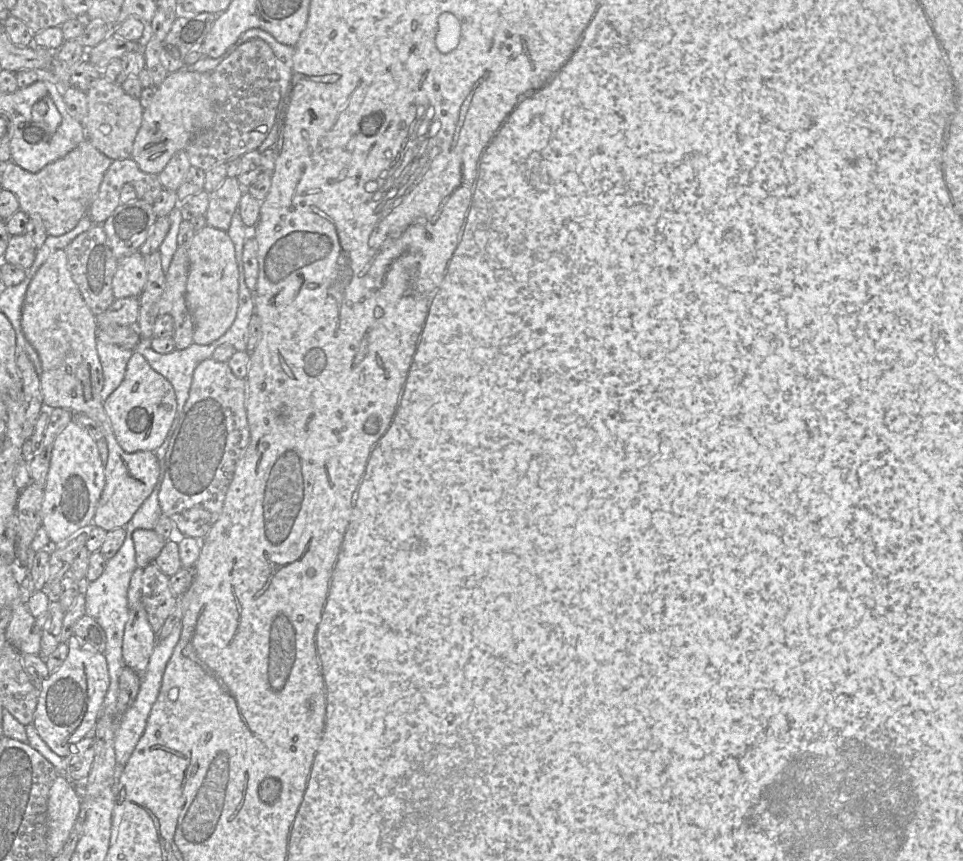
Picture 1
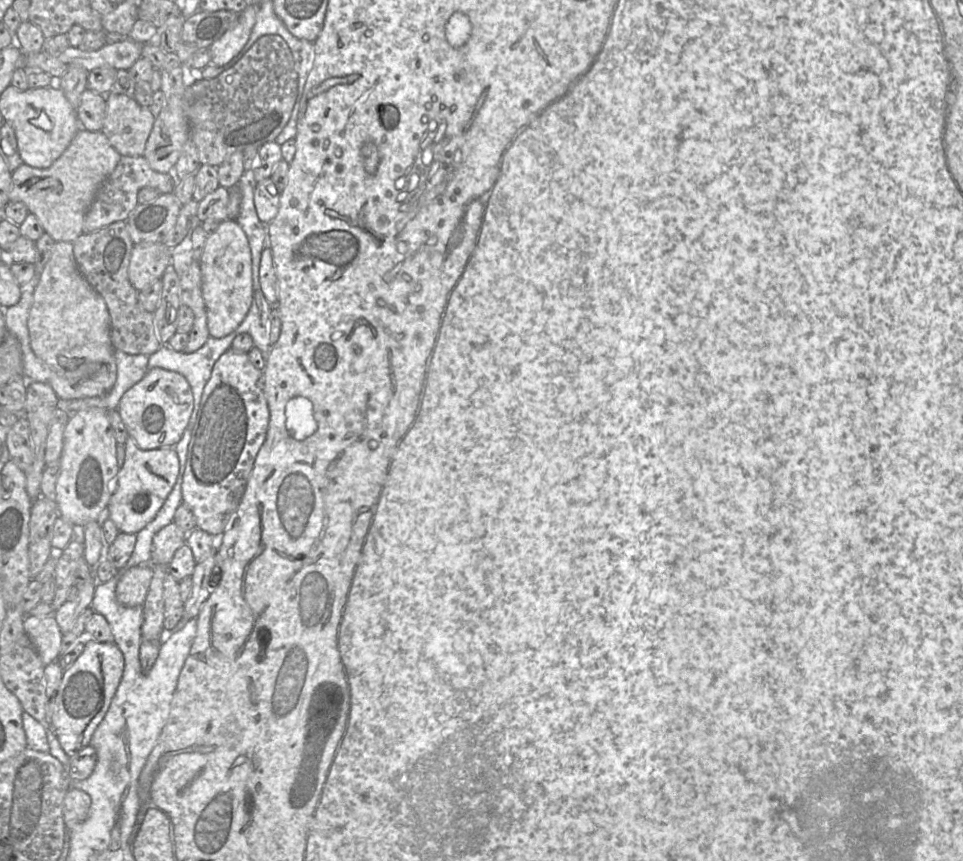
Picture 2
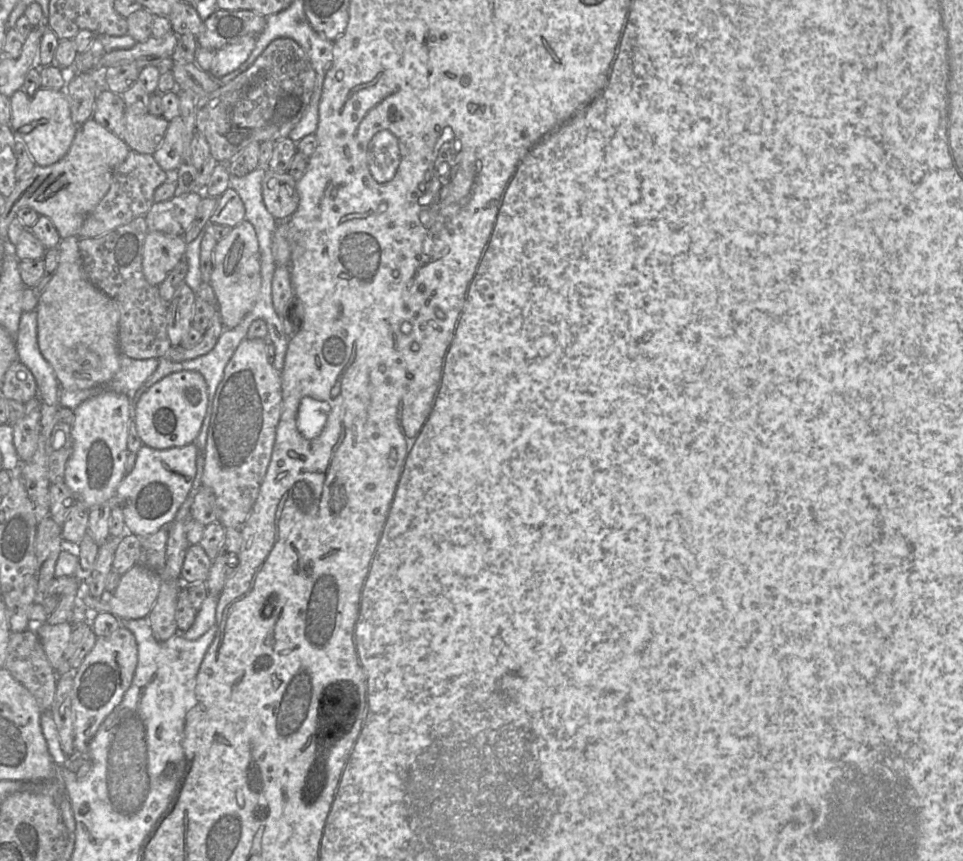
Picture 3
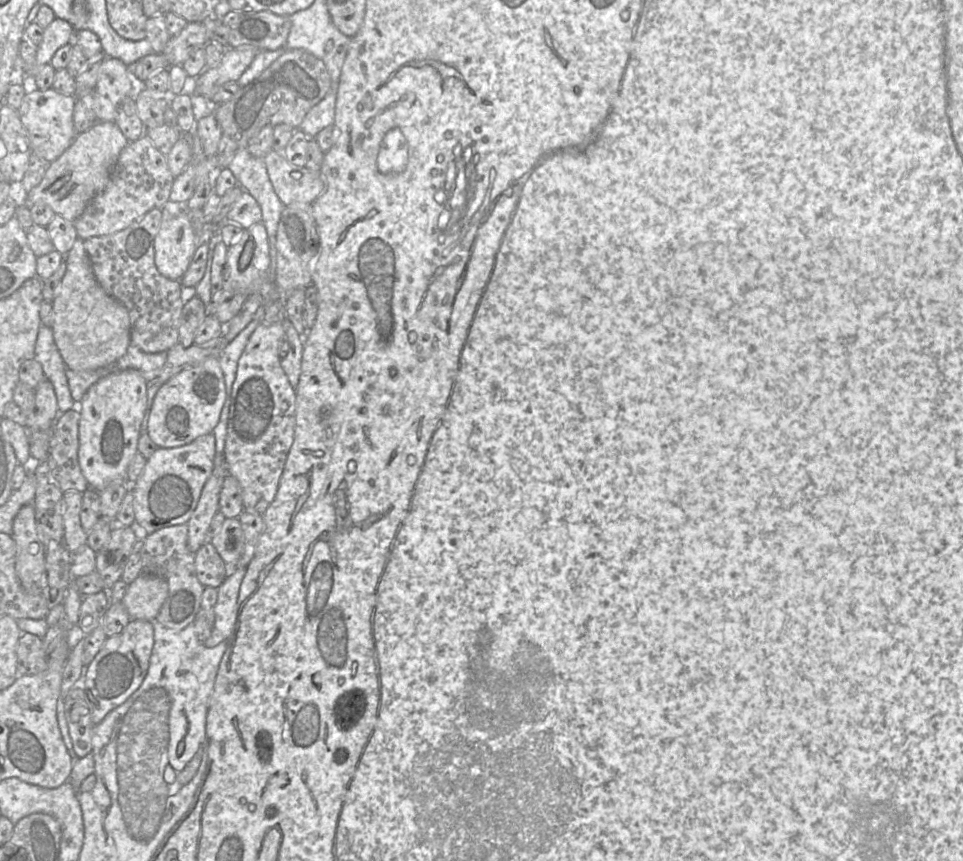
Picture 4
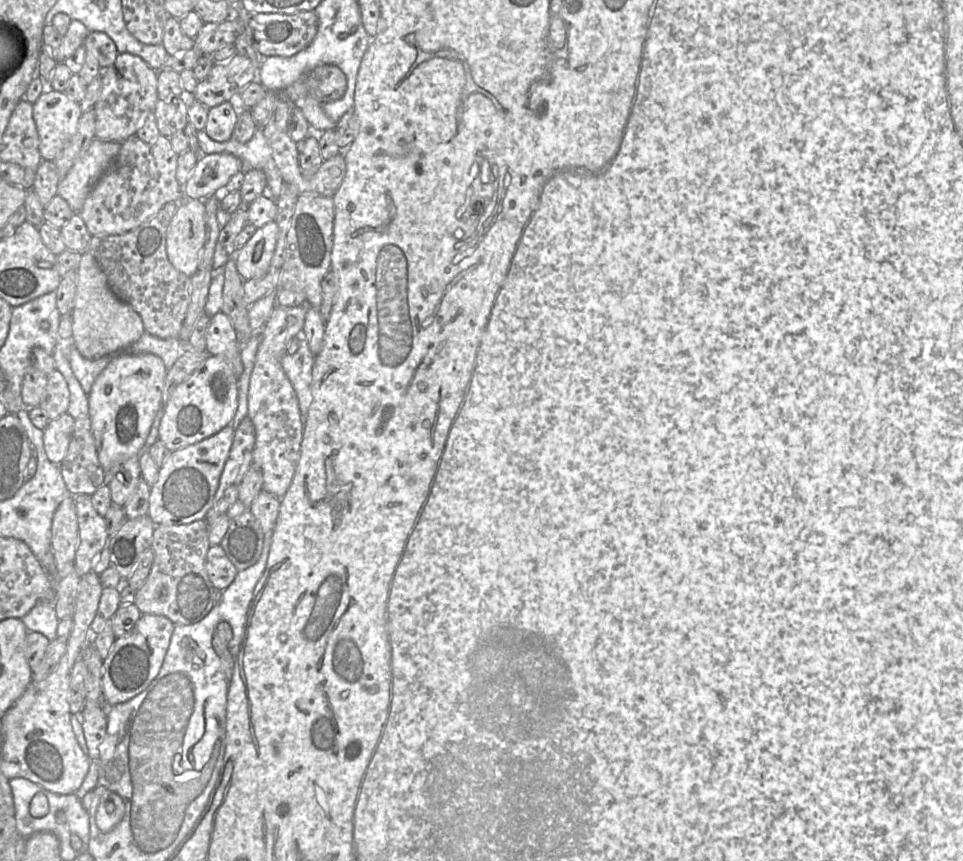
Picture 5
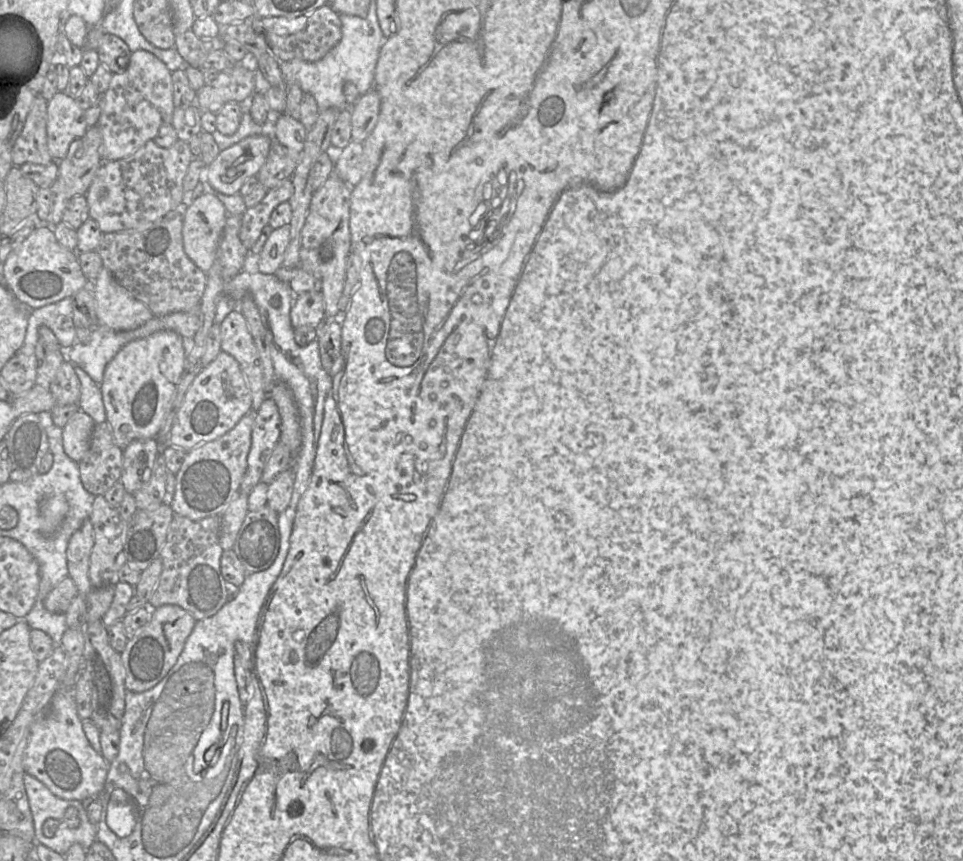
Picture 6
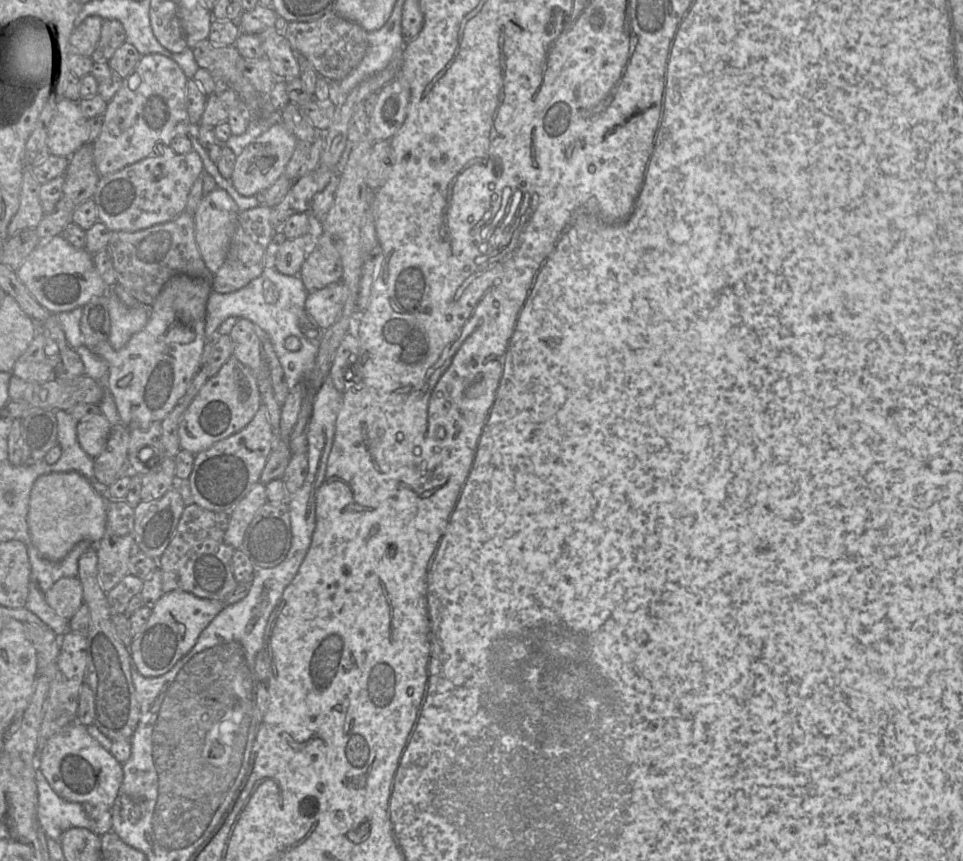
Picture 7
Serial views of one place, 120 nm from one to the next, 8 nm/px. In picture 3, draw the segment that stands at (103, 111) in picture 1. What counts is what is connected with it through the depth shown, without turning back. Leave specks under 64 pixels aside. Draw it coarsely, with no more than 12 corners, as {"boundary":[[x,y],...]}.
{"boundary":[[127,108],[122,140],[152,155],[169,121]]}

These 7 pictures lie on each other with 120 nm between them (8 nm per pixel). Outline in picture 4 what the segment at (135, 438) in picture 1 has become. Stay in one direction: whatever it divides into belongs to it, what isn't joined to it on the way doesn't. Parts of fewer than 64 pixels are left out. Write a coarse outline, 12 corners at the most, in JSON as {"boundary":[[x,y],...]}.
{"boundary":[[218,355],[156,392],[147,435],[175,448],[212,433],[227,399]]}

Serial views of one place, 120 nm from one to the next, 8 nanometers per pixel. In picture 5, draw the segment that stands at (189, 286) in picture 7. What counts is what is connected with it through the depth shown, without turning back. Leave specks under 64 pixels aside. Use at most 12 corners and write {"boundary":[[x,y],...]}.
{"boundary":[[111,359],[88,393],[105,472],[141,452],[167,370]]}

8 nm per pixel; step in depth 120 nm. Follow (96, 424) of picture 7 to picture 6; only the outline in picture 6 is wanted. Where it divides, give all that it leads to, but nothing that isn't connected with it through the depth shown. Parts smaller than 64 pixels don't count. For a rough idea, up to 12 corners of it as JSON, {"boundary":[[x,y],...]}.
{"boundary":[[79,411],[62,428],[64,452],[77,463],[95,421]]}

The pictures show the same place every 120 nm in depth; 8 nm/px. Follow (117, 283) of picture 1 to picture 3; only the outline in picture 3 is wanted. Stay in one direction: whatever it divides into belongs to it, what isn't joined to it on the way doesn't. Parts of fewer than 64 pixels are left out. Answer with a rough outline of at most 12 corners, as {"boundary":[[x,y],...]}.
{"boundary":[[149,232],[142,269],[158,286],[184,260],[183,236]]}

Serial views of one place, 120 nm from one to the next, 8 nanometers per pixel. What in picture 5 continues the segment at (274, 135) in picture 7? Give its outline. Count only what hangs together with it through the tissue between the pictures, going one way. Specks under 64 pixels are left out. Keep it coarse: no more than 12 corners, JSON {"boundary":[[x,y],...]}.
{"boundary":[[229,153],[199,155],[181,187],[187,199],[203,199],[224,190],[242,171]]}

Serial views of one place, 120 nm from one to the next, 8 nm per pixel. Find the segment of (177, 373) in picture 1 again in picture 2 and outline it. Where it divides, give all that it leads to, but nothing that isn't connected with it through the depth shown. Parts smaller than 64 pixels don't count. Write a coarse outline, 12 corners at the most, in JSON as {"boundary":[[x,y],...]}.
{"boundary":[[236,336],[210,337],[193,353],[162,345],[148,370],[184,376],[198,406],[214,364]]}

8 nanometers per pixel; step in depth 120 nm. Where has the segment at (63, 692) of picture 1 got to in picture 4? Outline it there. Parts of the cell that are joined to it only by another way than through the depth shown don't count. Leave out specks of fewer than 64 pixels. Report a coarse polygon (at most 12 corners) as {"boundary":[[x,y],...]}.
{"boundary":[[152,622],[108,637],[81,687],[95,725],[140,687]]}

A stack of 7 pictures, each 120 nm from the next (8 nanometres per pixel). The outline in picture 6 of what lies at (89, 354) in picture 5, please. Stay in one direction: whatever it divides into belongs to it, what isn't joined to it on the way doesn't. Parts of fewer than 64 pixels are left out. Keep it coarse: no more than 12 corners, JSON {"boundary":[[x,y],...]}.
{"boundary":[[102,268],[93,284],[97,323],[134,330],[152,312]]}

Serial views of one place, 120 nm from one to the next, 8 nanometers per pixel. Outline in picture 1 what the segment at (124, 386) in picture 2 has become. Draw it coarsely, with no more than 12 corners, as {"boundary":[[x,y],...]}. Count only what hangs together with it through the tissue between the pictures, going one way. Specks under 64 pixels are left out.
{"boundary":[[97,336],[104,401],[122,383],[136,351]]}

